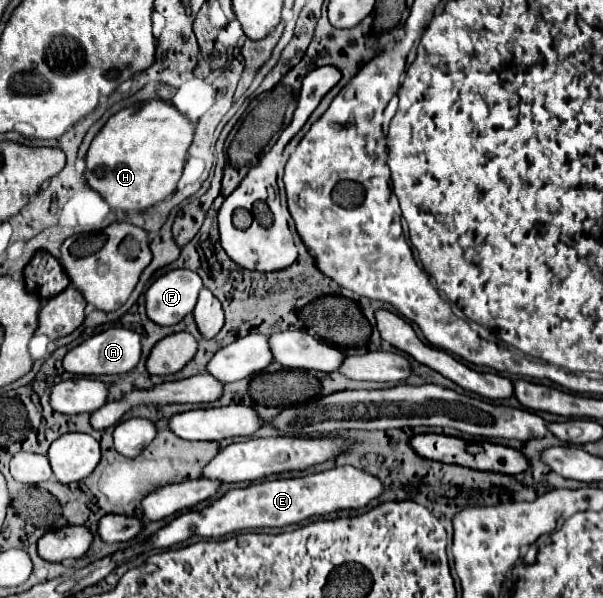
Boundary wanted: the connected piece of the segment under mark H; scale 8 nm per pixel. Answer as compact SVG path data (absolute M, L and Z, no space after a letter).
M149 100L139 110L119 110L113 114L107 124L101 128L101 132L93 138L89 152L87 152L87 180L93 190L97 190L111 210L147 210L157 202L163 202L167 196L171 196L177 188L177 182L183 174L185 158L189 152L189 146L193 144L195 126L189 118L185 118L171 102L165 100Z

